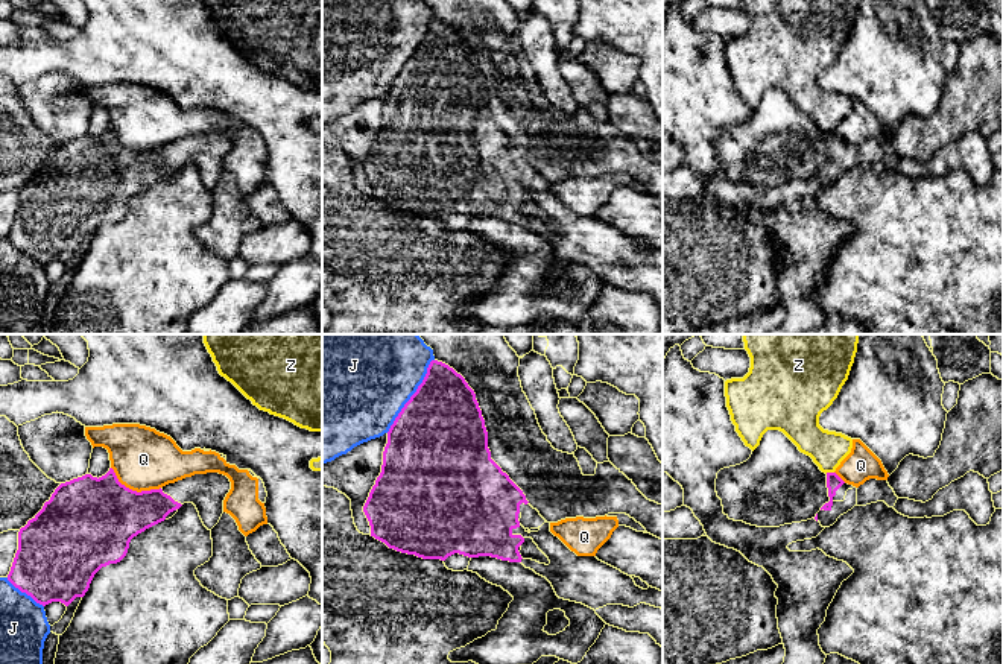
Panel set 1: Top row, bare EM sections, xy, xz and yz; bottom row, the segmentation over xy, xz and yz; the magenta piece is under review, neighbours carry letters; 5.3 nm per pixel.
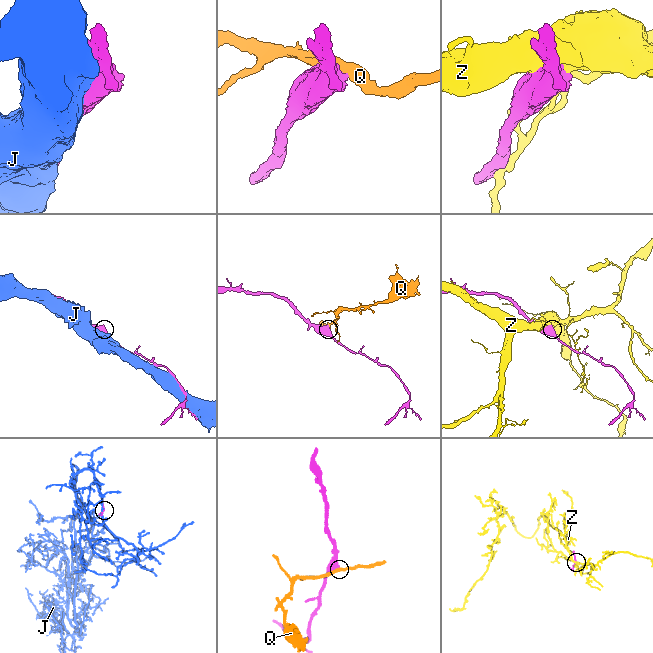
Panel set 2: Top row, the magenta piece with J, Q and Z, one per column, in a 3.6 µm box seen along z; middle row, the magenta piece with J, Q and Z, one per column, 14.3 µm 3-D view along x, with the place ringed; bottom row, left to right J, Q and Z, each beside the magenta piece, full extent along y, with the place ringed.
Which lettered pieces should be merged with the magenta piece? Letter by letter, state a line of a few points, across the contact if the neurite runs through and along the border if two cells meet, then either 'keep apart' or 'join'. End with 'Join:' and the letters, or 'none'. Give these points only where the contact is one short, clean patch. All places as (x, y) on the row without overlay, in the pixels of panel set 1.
J: keep apart
Q: keep apart
Z: keep apart
Join: none

